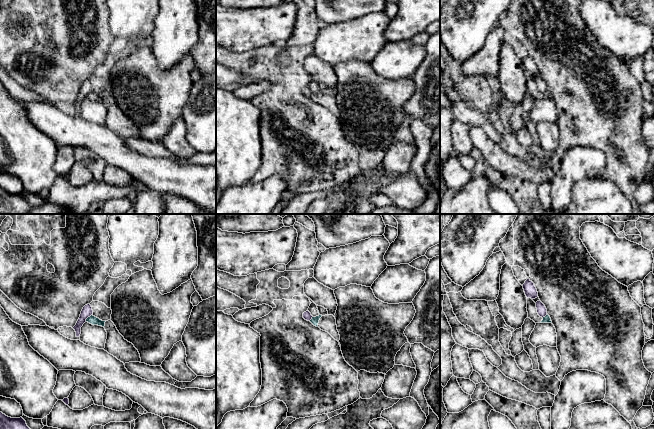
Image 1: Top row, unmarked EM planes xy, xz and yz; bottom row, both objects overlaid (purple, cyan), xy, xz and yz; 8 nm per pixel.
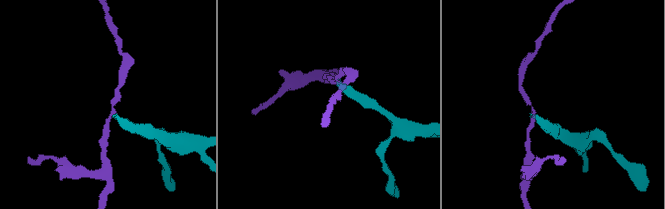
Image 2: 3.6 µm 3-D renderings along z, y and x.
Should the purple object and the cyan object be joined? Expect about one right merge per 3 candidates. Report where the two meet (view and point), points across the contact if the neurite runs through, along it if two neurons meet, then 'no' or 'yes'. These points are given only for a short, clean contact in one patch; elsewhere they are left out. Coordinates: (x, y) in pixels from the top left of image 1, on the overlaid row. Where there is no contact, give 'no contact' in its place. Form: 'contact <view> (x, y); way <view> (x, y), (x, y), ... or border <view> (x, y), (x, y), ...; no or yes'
contact xy (88, 316); border xy (92, 314), (85, 321); no

